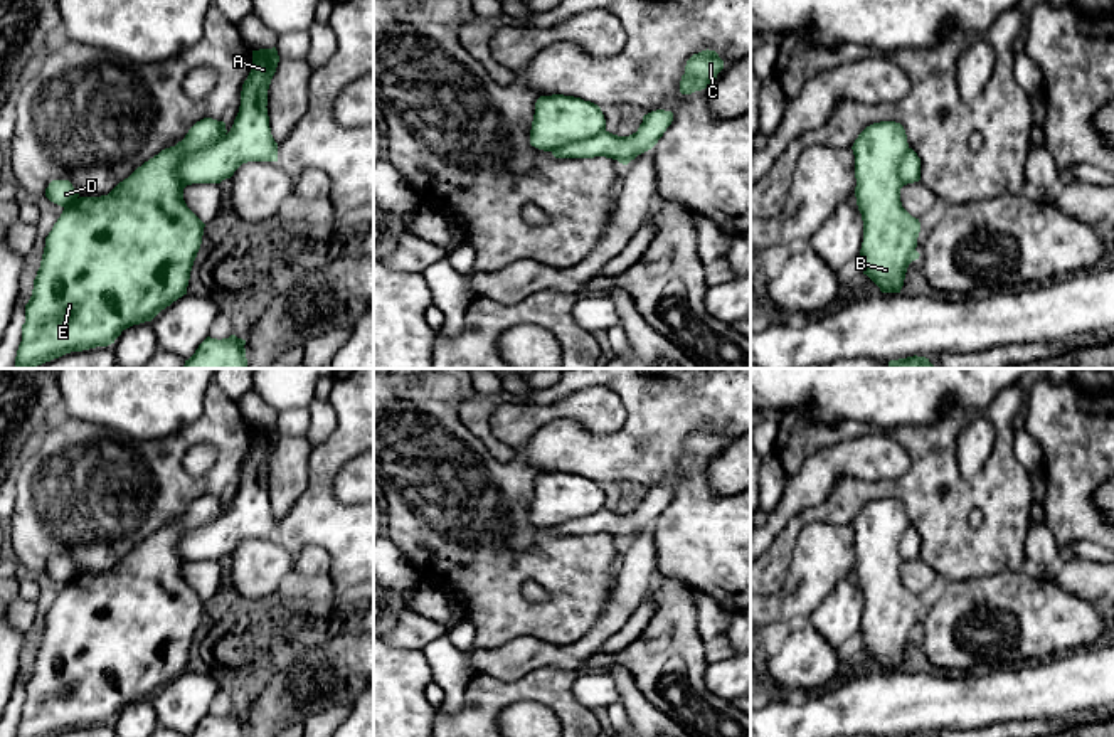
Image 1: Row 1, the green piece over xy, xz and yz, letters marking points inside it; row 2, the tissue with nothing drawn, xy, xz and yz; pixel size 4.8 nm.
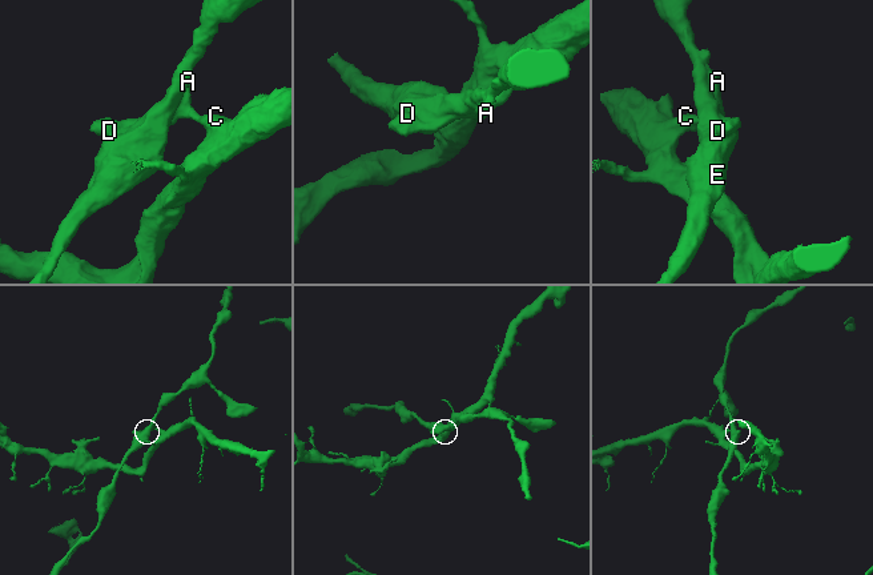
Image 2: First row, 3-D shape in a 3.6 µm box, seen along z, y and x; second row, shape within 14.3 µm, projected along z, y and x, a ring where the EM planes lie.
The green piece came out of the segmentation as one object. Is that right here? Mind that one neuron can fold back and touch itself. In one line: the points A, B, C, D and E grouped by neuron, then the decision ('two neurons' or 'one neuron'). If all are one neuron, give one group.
A C D / B E; two neurons

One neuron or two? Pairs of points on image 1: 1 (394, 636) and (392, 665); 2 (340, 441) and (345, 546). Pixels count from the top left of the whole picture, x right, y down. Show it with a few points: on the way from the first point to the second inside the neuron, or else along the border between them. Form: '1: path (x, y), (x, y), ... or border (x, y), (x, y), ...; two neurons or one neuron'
1: border (391, 641), (399, 646), (421, 650); two neurons
2: path (323, 466), (323, 515), (328, 520); one neuron

